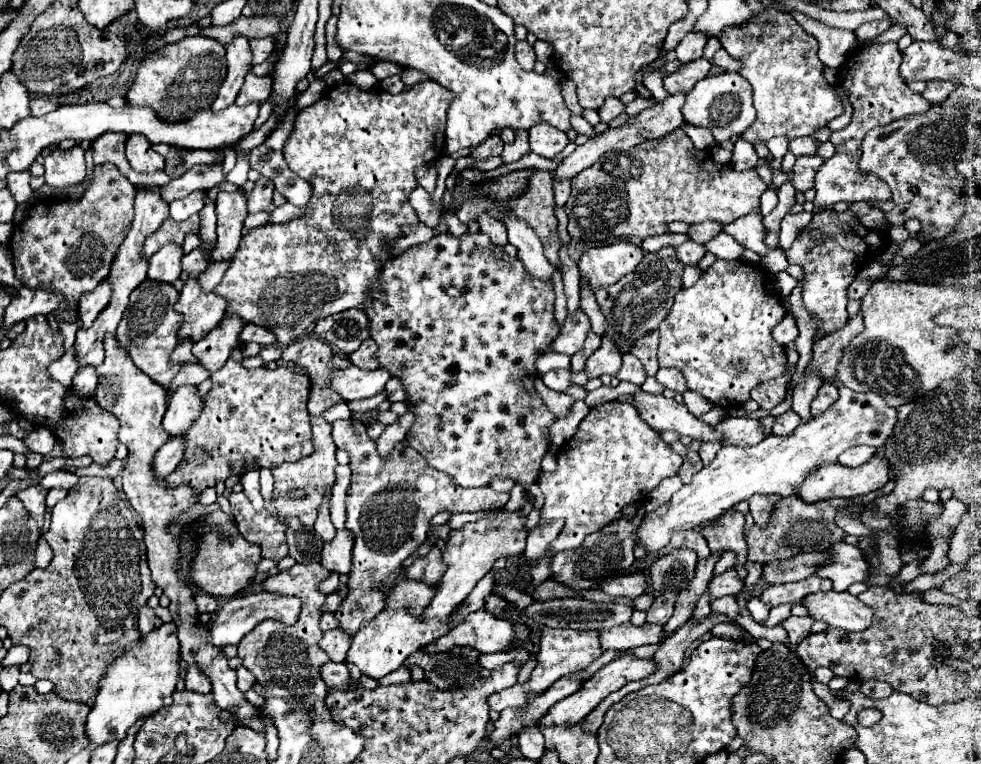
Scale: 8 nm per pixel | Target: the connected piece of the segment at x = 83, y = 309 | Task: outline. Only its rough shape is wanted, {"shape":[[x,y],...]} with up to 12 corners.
{"shape":[[110,283],[80,299],[80,321],[84,329],[94,323],[98,313],[112,297]]}

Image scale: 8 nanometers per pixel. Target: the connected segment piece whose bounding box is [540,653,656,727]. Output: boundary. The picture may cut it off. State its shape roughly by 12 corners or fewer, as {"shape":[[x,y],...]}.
{"shape":[[618,653],[540,719],[578,723],[602,697],[646,679],[656,661]]}

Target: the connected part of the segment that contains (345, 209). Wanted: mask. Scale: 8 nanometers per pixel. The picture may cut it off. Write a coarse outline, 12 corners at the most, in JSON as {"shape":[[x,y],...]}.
{"shape":[[332,87],[296,117],[306,211],[214,293],[288,345],[372,305],[452,93]]}

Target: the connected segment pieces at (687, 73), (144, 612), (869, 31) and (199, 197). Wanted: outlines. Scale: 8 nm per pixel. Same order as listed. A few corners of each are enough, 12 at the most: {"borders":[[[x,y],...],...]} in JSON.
{"borders":[[[708,59],[664,77],[668,93],[690,91],[710,71]],[[148,605],[138,611],[138,629],[142,635],[160,627],[162,621]],[[870,21],[854,31],[856,39],[868,41],[886,31],[892,23]],[[204,191],[170,203],[170,217],[184,221],[204,207]]]}

